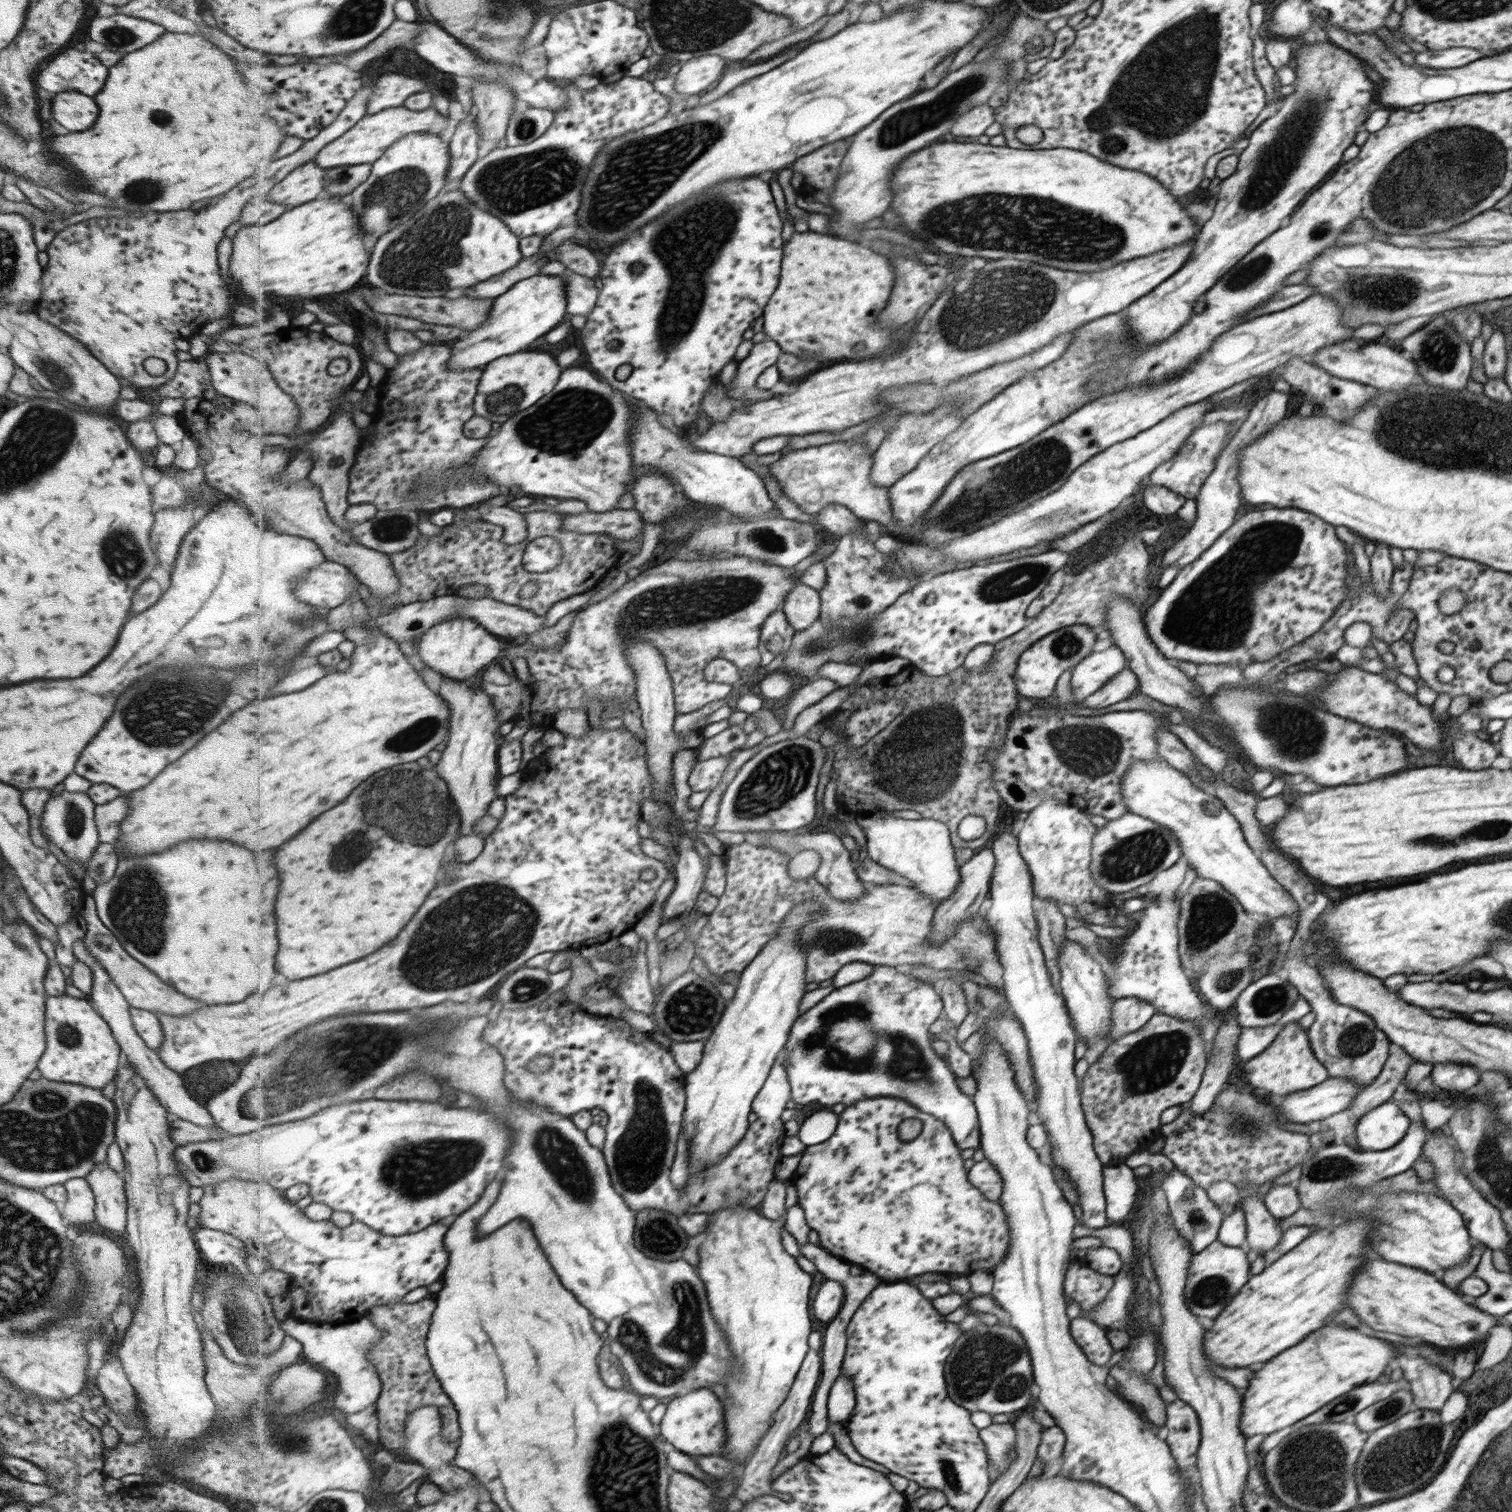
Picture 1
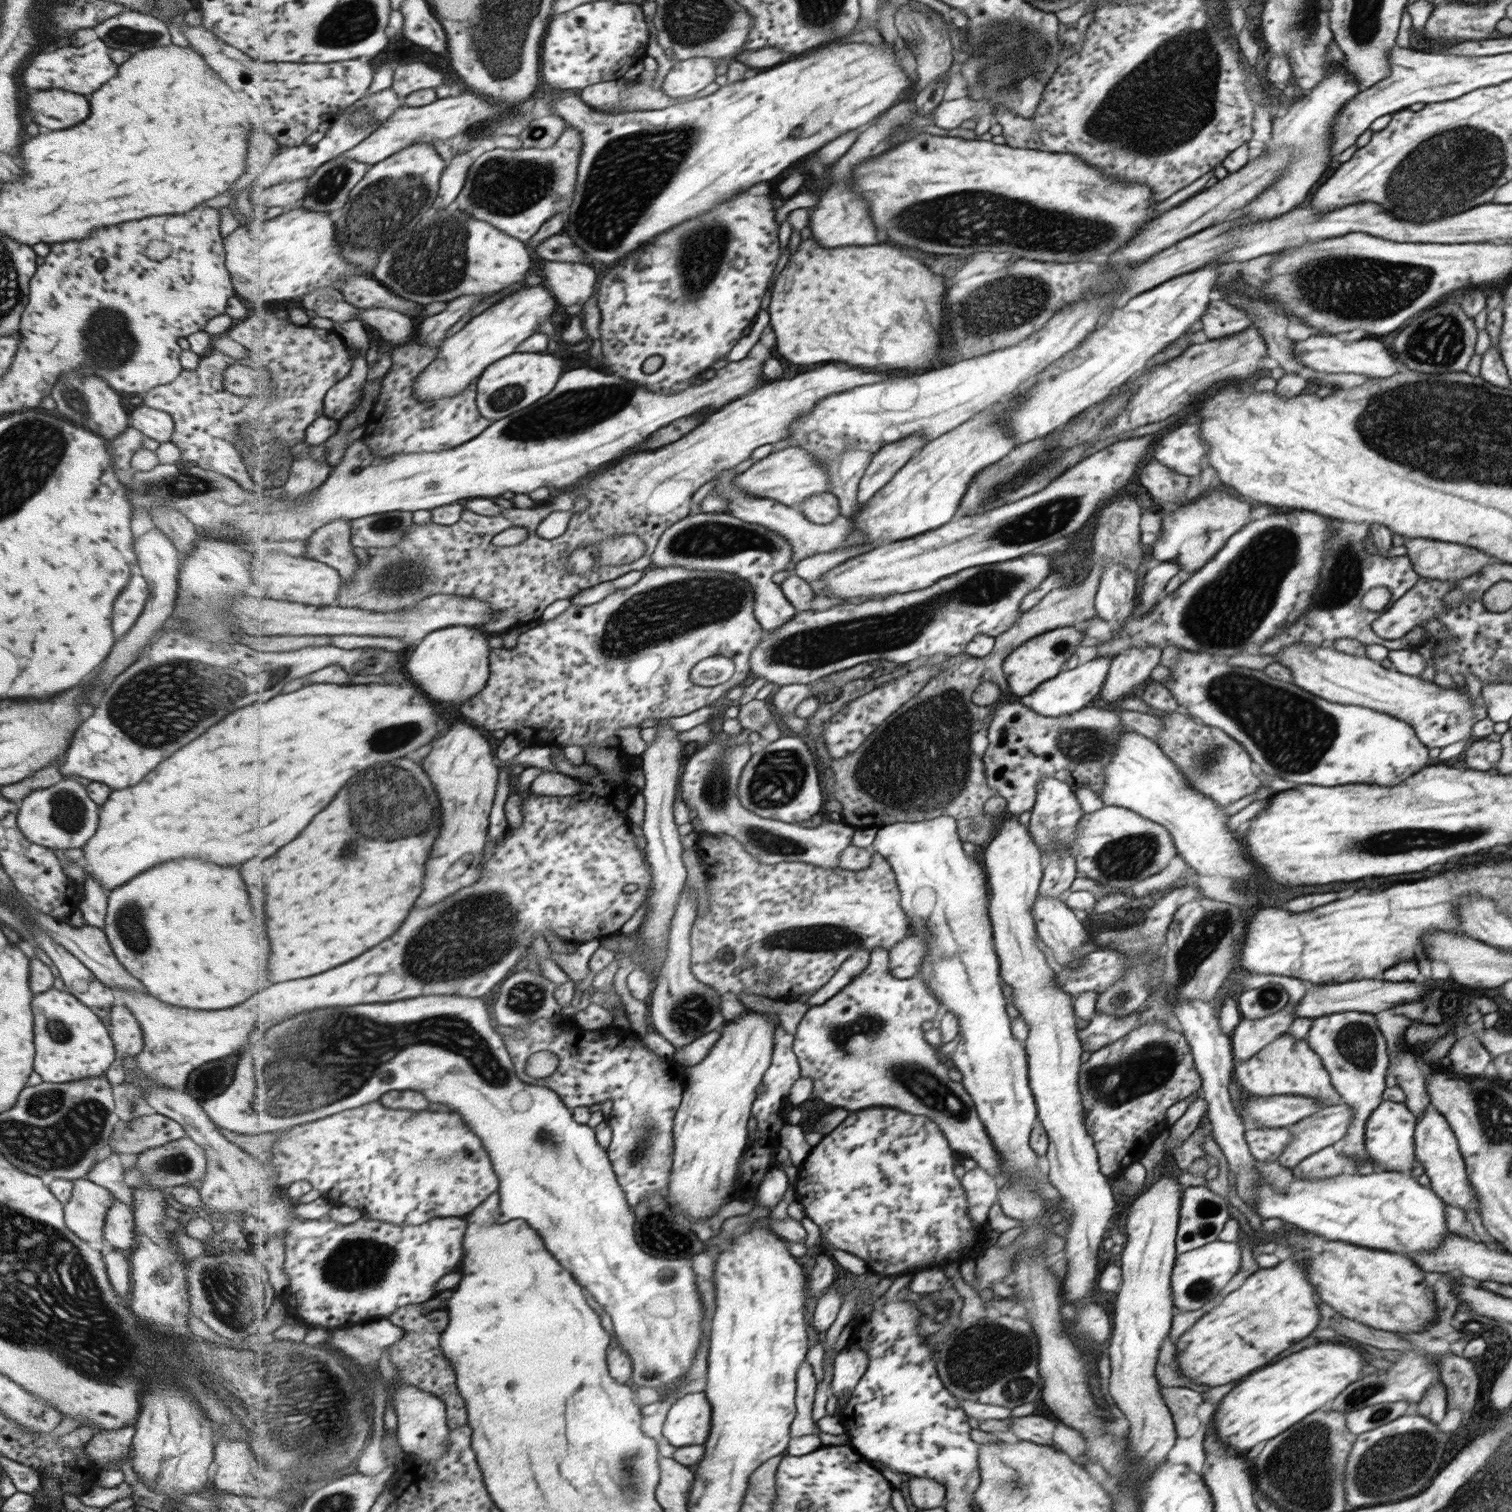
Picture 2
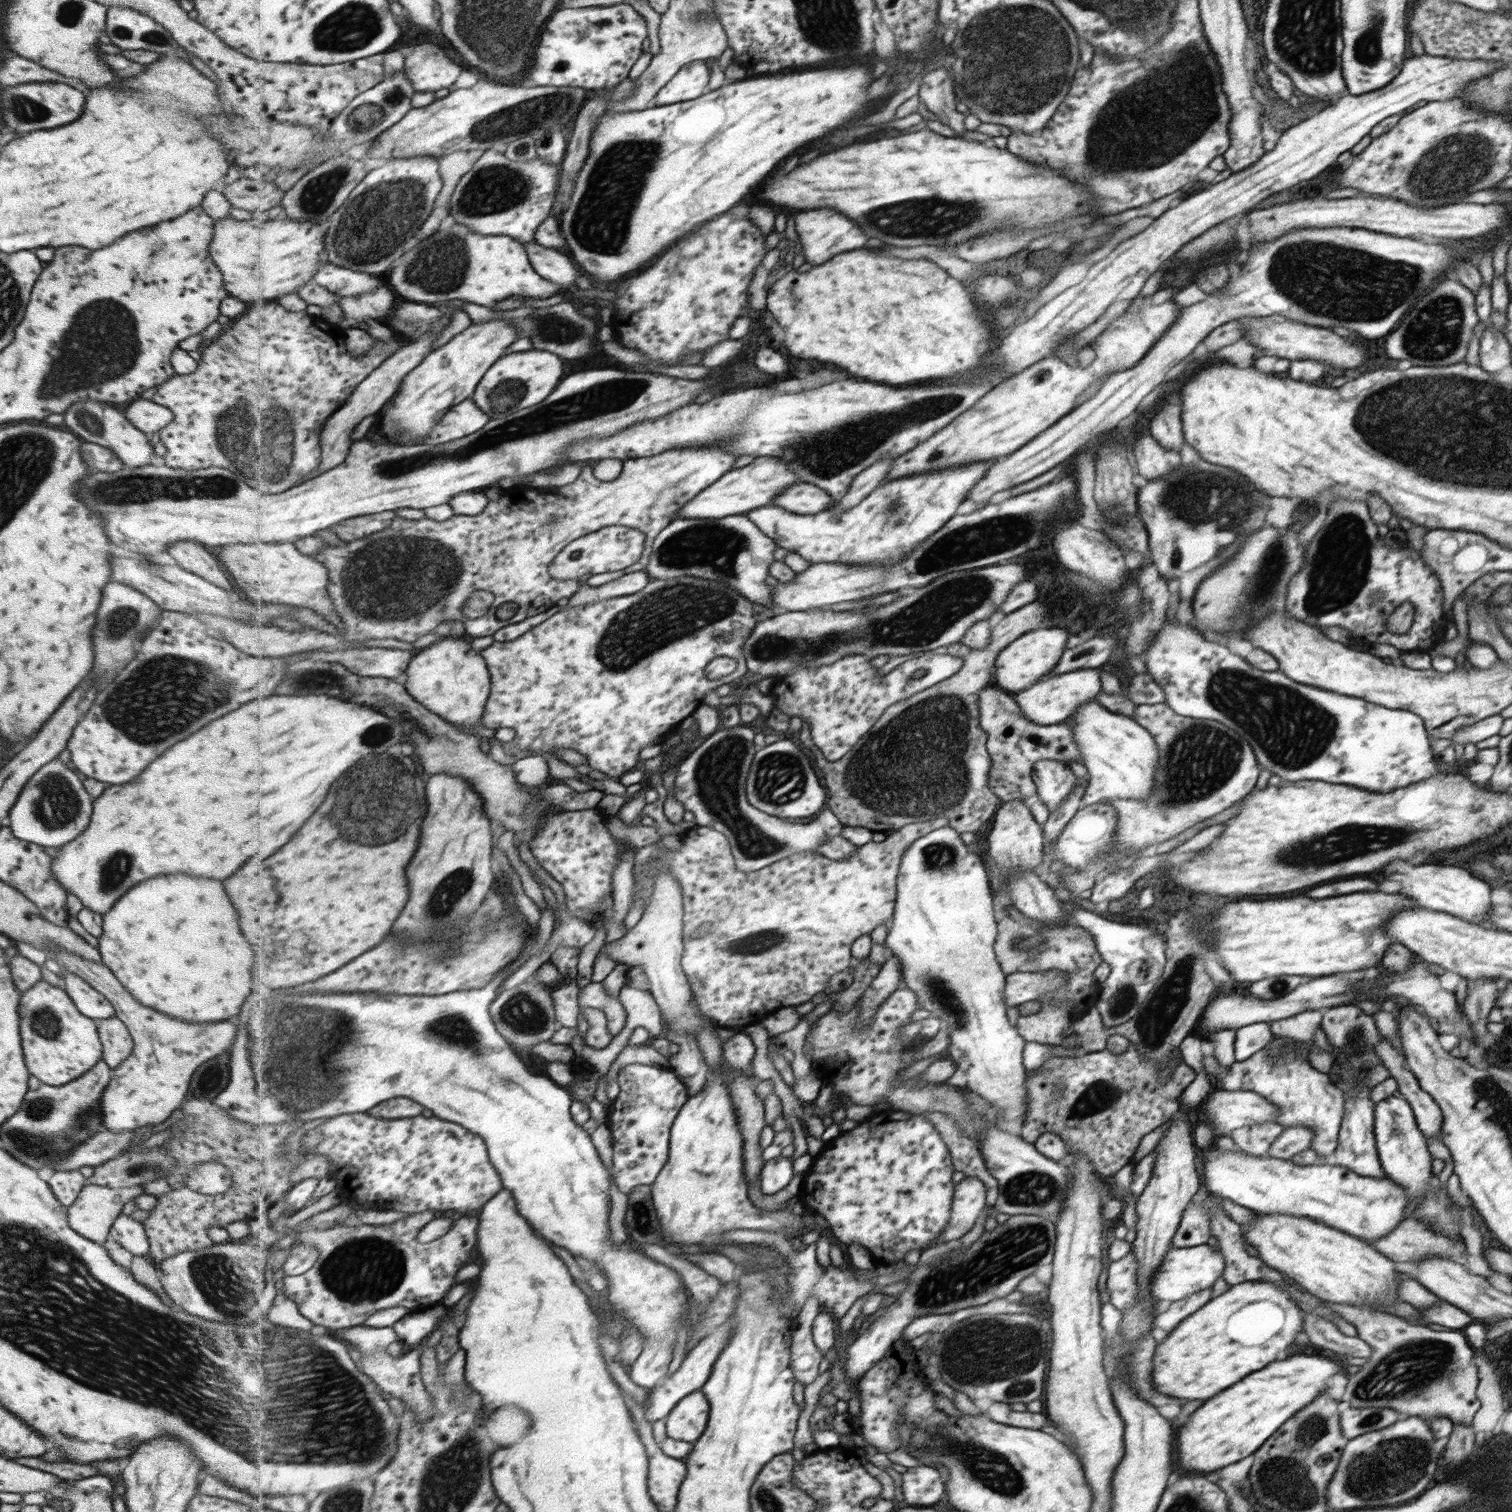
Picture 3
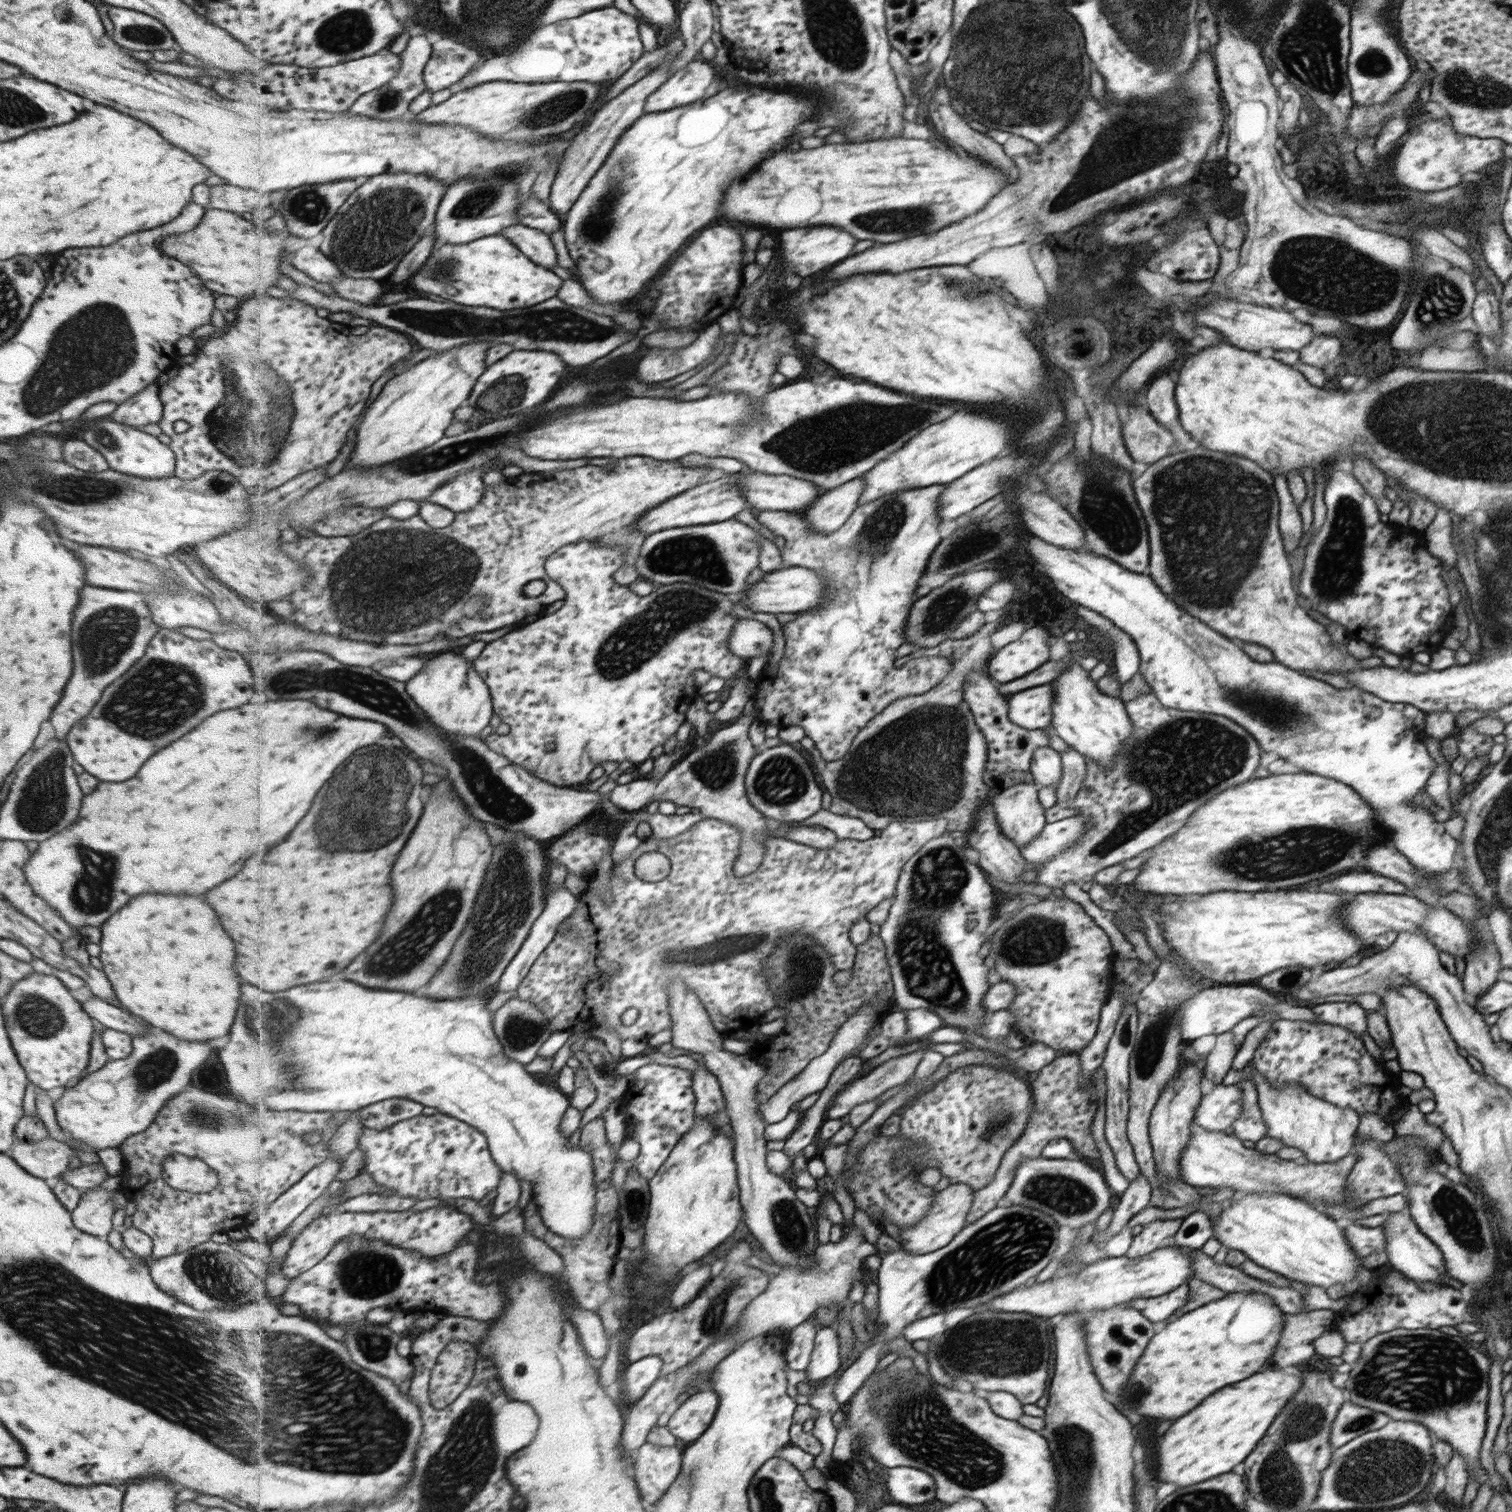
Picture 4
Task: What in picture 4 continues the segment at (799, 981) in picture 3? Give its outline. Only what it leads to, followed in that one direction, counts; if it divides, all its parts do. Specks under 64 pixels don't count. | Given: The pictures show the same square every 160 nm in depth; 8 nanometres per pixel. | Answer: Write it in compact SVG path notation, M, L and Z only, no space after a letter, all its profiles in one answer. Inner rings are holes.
M704 819L695 824L687 832L668 838L667 840L659 840L652 836L634 850L620 864L614 864L612 870L611 894L613 894L614 902L606 904L601 895L597 895L597 891L591 891L591 888L585 890L583 896L578 899L579 904L577 910L567 918L560 930L553 939L553 942L545 949L545 952L538 958L536 964L530 970L530 973L525 977L525 980L519 985L517 996L521 1000L532 1002L538 1009L543 1011L543 1014L550 1018L551 1030L555 1032L565 1032L565 1030L573 1030L575 1026L584 1022L589 1022L587 1030L592 1030L596 1027L602 1027L609 1032L615 1032L621 1040L637 1039L643 1040L659 1034L663 1031L671 1031L672 1018L669 1012L670 1000L668 996L668 984L675 979L683 979L687 986L702 1000L706 1006L707 1012L710 1014L715 1028L718 1028L723 1034L734 1032L736 1030L747 1030L753 1024L759 1024L759 1019L765 1012L769 1012L771 1008L778 1006L776 994L770 985L770 978L764 969L764 964L771 954L774 954L775 948L779 946L781 938L787 938L793 932L803 932L804 934L815 935L816 942L826 949L830 958L834 960L835 968L839 971L845 969L853 970L855 959L858 956L858 946L855 946L851 940L850 934L854 924L862 918L867 918L875 907L883 901L893 898L897 894L897 886L906 864L919 852L919 848L928 840L934 839L946 831L946 821L943 819L923 820L919 822L895 822L891 824L881 835L870 838L869 840L851 840L850 838L840 838L839 842L833 848L815 848L801 844L799 841L792 841L785 836L766 838L764 845L768 850L766 852L767 864L765 862L753 874L740 877L734 872L735 863L740 855L740 846L742 843L742 833L739 827L727 824L717 819ZM648 852L662 852L668 856L672 862L672 871L669 876L661 882L645 882L636 875L637 860ZM629 1008L636 1008L639 1015L636 1021L631 1026L623 1024L623 1014Z

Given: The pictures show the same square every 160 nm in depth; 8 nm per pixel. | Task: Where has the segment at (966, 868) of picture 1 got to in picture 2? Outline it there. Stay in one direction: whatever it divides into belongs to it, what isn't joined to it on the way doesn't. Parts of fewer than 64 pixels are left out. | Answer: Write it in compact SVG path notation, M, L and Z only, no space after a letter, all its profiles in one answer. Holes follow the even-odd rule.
M911 935L901 941L889 952L892 973L900 979L917 976L927 945L923 935Z

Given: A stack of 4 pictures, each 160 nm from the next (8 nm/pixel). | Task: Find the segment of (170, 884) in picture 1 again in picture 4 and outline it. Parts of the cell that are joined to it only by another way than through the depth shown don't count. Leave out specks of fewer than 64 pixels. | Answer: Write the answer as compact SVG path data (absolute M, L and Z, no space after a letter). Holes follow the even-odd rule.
M139 894L131 898L123 908L119 908L119 912L114 912L114 914L115 918L111 915L101 923L98 959L101 962L101 970L111 983L119 1006L127 1010L129 1014L143 1020L145 1025L164 1030L184 1041L213 1040L213 1038L227 1034L233 1024L237 1004L239 1004L239 982L237 982L237 974L233 968L235 946L231 938L223 932L217 914L205 902L205 894L199 894L199 896L185 896L185 894L143 894L141 896Z

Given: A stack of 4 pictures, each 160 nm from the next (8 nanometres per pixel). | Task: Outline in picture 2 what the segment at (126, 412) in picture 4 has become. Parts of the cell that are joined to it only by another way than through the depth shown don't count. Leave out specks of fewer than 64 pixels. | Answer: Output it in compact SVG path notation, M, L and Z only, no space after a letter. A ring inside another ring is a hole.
M140 404L128 416L129 426L142 432L147 438L164 443L170 440L173 432L173 421L167 413L145 407Z

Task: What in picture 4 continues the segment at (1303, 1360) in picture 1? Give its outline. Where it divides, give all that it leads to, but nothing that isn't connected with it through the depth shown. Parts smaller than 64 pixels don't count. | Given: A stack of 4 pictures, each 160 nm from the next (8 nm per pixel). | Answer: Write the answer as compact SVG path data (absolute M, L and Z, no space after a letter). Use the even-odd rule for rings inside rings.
M1267 1368L1239 1384L1221 1388L1215 1396L1203 1400L1195 1412L1187 1412L1187 1416L1177 1418L1160 1436L1156 1446L1155 1462L1161 1485L1187 1486L1229 1473L1251 1452L1251 1448L1257 1446L1273 1418L1299 1390L1301 1380L1303 1378L1299 1374L1285 1374L1281 1370Z

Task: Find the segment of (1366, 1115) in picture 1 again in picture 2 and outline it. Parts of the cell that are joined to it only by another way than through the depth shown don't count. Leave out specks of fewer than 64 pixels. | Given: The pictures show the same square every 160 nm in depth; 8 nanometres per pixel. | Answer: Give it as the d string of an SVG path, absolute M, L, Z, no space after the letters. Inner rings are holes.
M1385 1100L1370 1114L1365 1124L1365 1151L1368 1158L1373 1160L1385 1171L1407 1173L1411 1170L1414 1160L1414 1127L1417 1118L1404 1103Z

